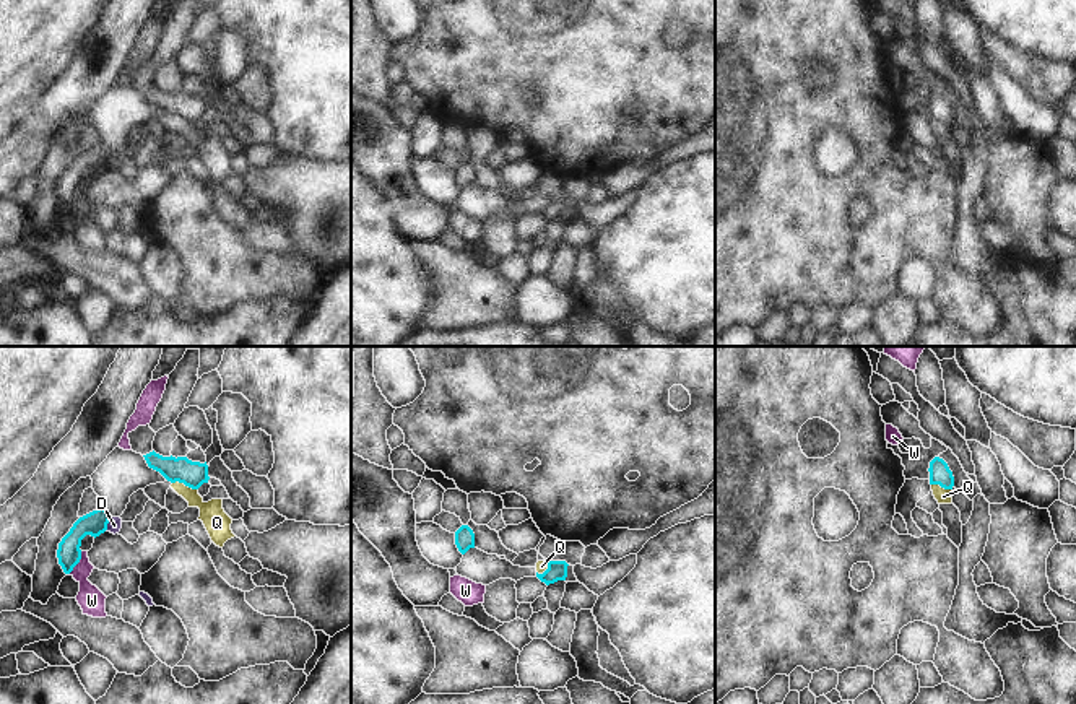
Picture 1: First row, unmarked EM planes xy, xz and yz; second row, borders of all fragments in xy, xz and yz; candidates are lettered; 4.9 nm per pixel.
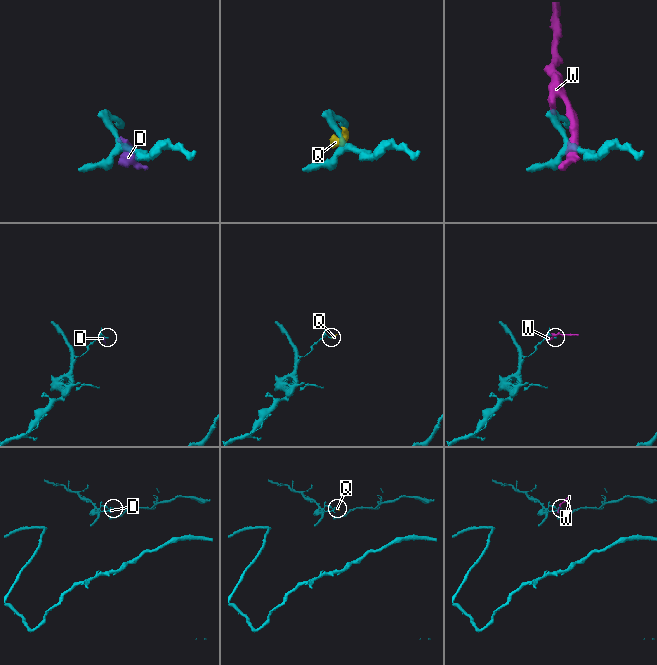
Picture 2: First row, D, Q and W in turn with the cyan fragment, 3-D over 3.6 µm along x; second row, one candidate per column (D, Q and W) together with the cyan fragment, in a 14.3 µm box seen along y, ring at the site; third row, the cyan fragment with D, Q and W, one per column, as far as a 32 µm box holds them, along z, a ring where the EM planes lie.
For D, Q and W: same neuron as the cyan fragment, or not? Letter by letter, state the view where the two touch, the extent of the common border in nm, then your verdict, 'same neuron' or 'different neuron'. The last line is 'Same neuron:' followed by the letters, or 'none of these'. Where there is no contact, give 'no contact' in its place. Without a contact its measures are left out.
D: contact in xy; length 80 nm; different neuron
Q: contact in xy; length 130 nm; different neuron
W: contact in xy; length 140 nm; different neuron
Same neuron: none of these

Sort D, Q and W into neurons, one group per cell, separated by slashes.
D Q / W

